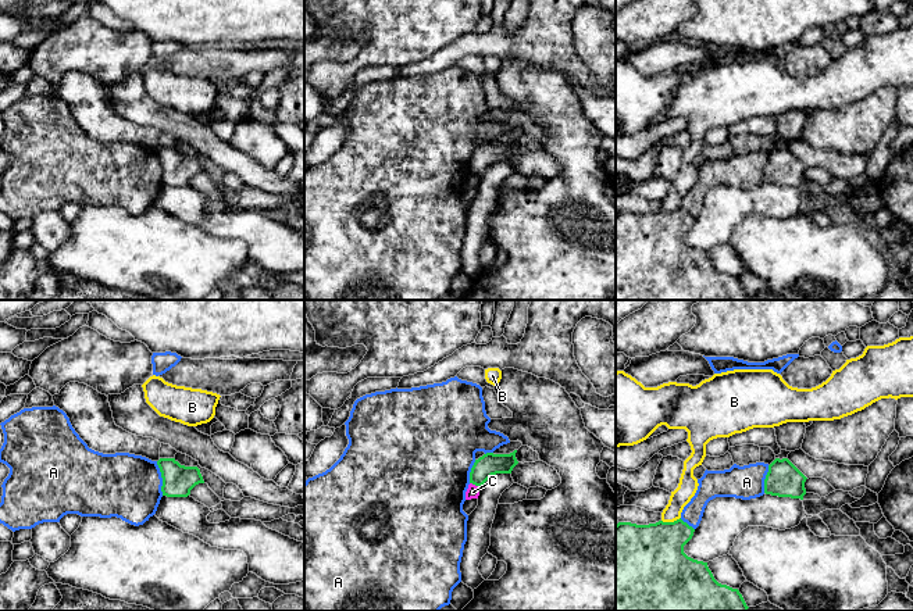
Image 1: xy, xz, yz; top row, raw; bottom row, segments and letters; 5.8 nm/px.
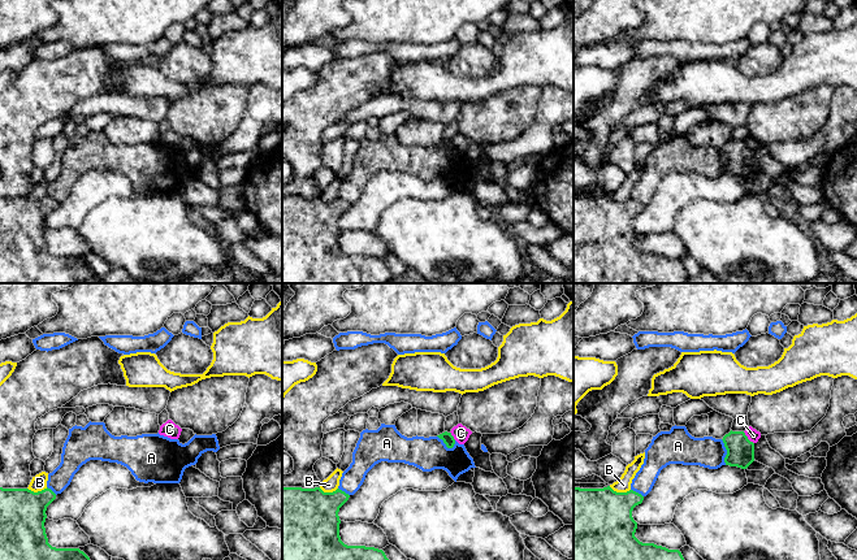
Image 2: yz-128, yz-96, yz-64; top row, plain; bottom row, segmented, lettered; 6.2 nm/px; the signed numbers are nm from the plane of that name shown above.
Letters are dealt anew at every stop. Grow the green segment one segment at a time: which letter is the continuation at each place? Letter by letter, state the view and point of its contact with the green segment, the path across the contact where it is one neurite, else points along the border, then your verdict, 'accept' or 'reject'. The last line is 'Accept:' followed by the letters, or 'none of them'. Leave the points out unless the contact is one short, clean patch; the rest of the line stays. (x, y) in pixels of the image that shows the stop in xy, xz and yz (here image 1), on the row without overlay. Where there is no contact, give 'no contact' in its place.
A: xy (161, 165) | reject
B: yz (670, 211) | reject
C: xz (475, 174) | along xz (470, 171), (480, 178) | reject
Accept: none of them

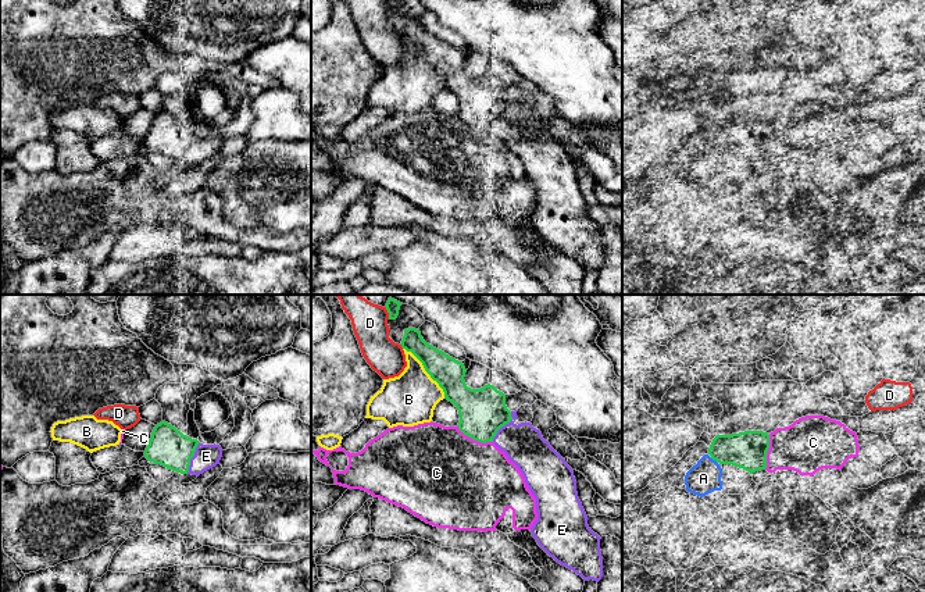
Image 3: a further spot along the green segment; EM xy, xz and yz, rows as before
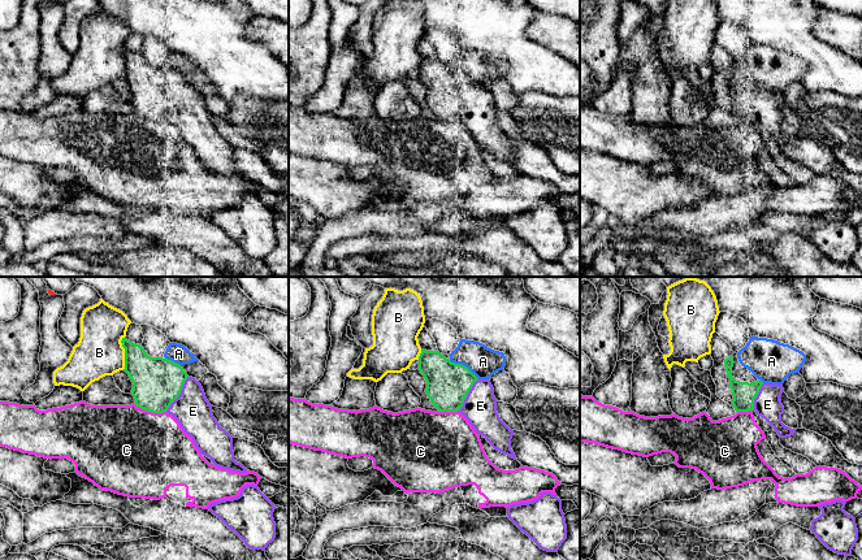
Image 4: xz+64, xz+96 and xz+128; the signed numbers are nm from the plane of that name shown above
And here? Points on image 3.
A: yz (714, 148) | reject
B: xz (425, 59) | along xz (403, 36), (421, 52), (424, 59), (442, 78), (445, 86) | reject
C: xz (475, 128) | reject
D: xz (402, 35) | reject
E: xz (503, 114) | accept
Accept: E

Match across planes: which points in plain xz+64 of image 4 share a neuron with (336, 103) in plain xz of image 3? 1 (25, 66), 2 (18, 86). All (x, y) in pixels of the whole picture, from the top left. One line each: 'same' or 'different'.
1: same
2: same

